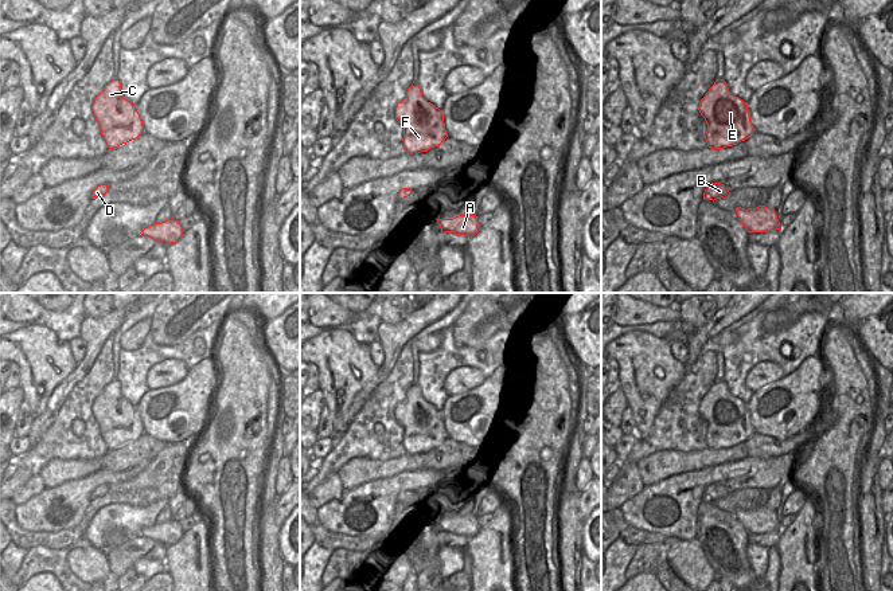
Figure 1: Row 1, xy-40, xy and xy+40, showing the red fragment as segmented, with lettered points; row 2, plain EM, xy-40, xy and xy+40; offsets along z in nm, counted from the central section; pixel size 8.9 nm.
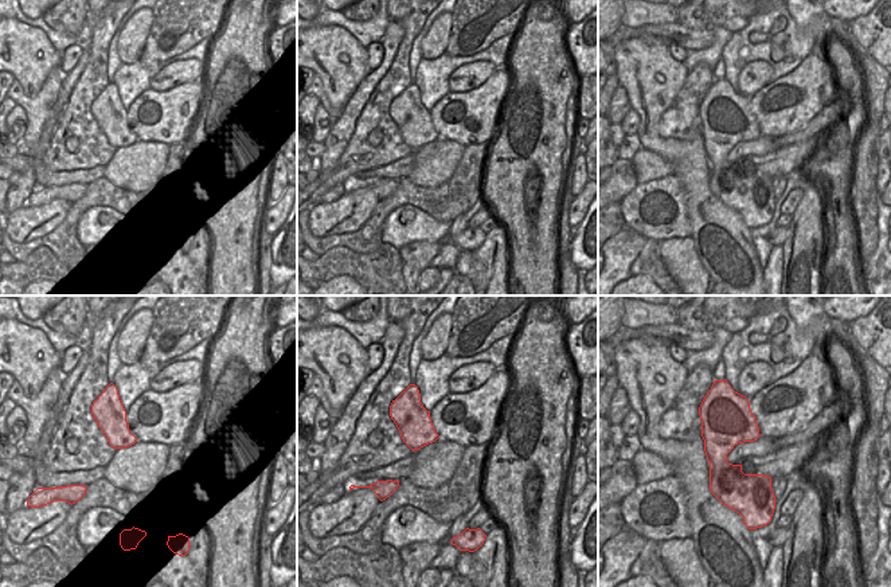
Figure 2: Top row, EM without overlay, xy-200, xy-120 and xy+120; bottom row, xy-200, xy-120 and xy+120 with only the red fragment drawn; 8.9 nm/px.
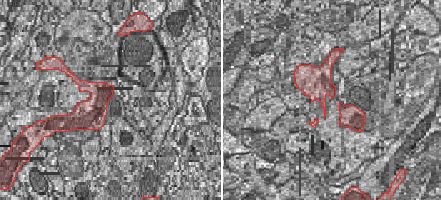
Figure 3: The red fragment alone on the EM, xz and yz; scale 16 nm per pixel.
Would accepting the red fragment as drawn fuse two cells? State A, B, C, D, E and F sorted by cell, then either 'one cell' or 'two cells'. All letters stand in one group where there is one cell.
groups A B C D E F; one cell

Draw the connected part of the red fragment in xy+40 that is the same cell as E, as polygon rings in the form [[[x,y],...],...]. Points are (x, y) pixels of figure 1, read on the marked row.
[[[724,79],[714,82],[698,110],[707,124],[705,140],[711,149],[737,145],[756,132],[746,102],[733,95]]]

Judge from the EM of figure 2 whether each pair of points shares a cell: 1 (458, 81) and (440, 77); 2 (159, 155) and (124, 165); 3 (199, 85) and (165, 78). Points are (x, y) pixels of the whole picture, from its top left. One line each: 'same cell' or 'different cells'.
1: different cells
2: same cell
3: different cells

